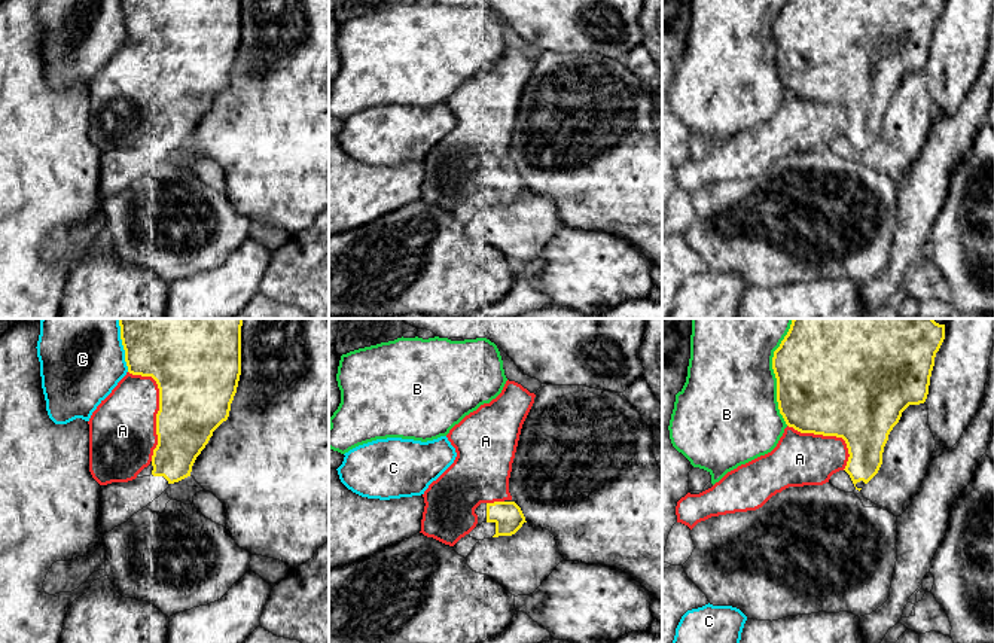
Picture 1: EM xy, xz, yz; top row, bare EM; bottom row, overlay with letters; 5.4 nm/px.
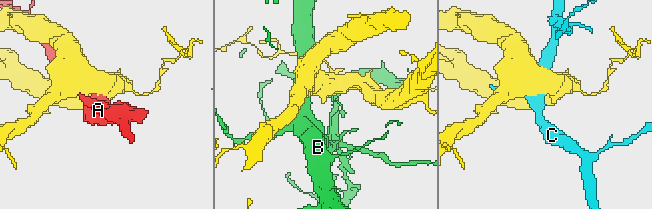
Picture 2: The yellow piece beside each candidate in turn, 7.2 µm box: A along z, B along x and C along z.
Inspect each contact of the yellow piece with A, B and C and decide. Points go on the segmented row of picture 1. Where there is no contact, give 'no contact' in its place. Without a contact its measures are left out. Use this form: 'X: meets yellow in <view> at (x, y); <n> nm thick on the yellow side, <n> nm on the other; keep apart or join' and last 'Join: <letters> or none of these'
A: meets yellow in xy at (159, 408); 420 nm thick on the yellow side, 360 nm on the other; keep apart
B: meets yellow in yz at (774, 372); 500 nm thick on the yellow side, 500 nm on the other; keep apart
C: meets yellow in xy at (122, 344); 500 nm thick on the yellow side, 460 nm on the other; keep apart
Join: none of these

